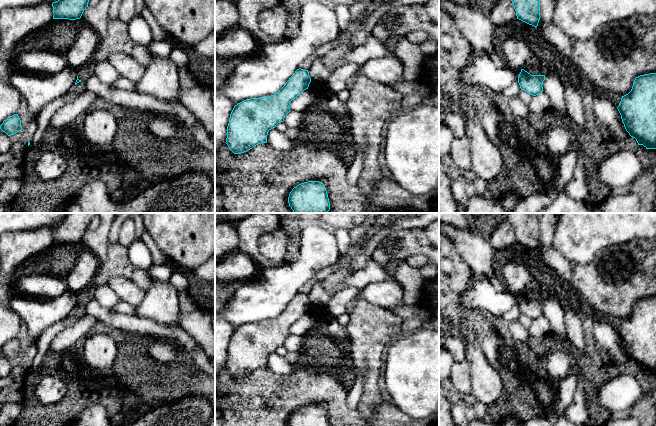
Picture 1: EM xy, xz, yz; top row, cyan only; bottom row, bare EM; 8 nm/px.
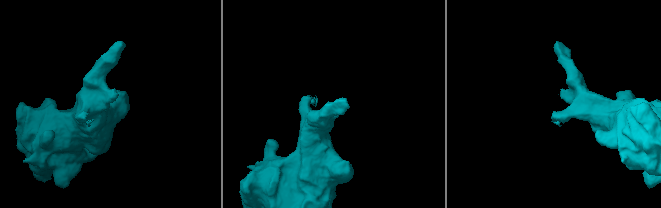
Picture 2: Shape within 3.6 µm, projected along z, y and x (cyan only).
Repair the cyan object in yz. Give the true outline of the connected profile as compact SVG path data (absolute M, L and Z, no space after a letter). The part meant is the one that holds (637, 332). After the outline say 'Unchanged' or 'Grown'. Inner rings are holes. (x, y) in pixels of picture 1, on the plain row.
M656 297L636 301L631 315L622 320L617 333L626 355L636 363L638 369L656 373Z. Unchanged

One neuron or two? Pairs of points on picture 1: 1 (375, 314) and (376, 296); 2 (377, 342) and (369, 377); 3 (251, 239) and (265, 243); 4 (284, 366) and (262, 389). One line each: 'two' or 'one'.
1: two
2: one
3: two
4: two

